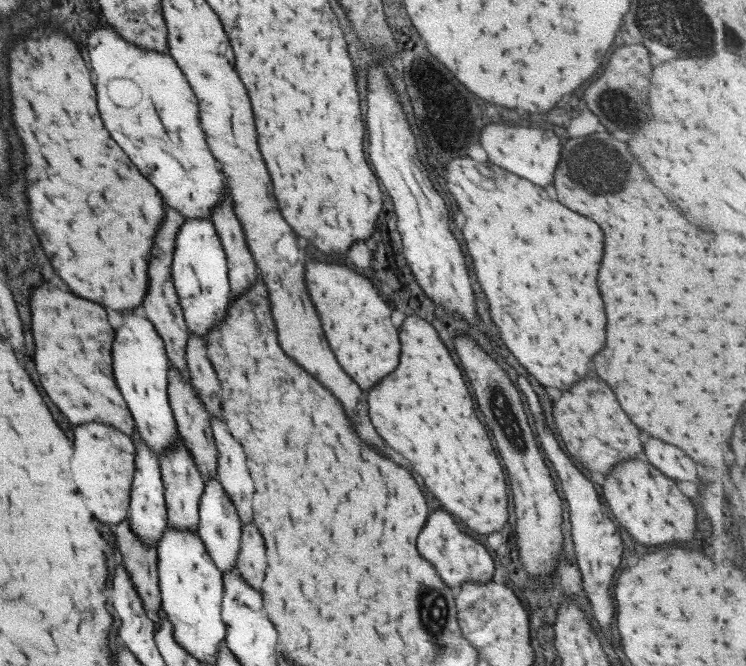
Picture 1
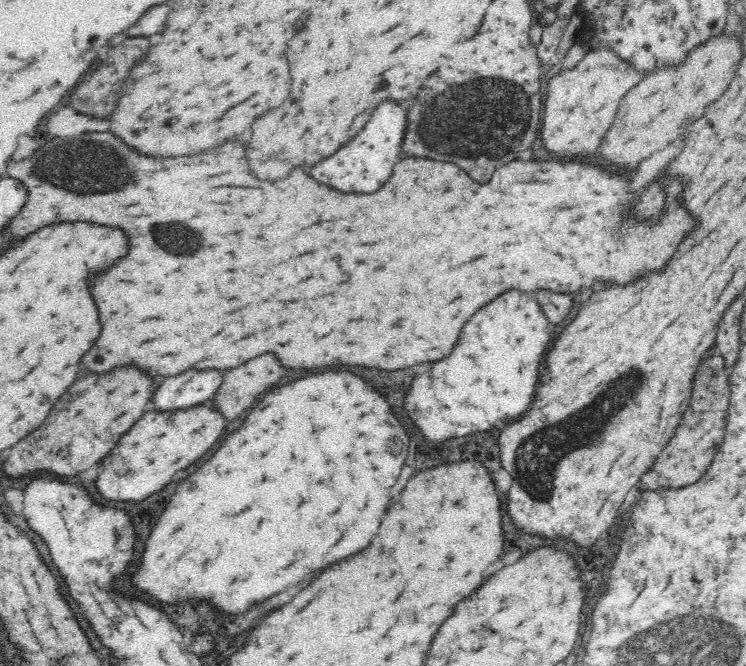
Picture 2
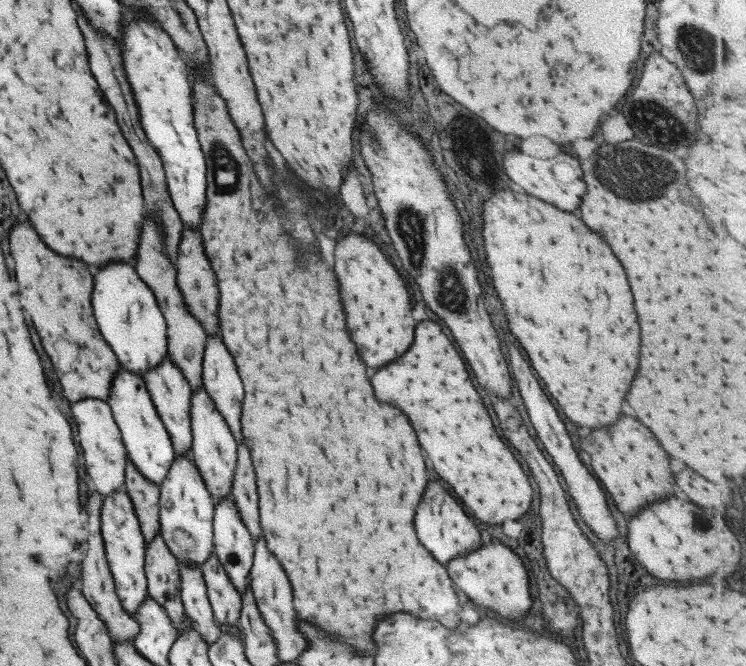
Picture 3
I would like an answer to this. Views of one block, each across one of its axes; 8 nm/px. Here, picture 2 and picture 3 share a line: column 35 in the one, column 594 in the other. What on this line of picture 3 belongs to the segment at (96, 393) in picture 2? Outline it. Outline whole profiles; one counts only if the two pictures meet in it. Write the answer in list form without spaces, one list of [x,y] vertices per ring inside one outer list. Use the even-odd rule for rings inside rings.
[[[621,416],[611,428],[593,430],[587,438],[581,440],[581,448],[589,454],[589,468],[599,480],[601,488],[615,502],[615,508],[623,516],[637,514],[643,506],[667,498],[675,490],[675,480],[669,470],[669,460],[663,448],[657,444],[653,434],[633,418]]]

